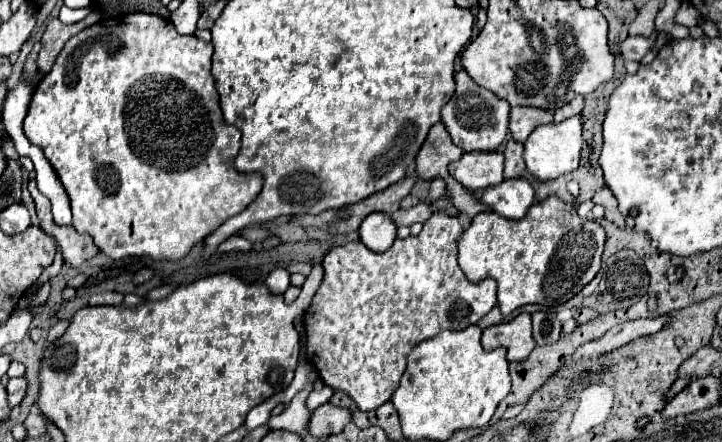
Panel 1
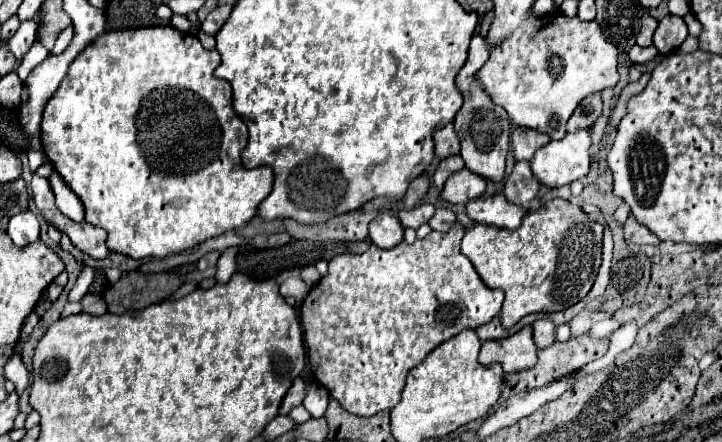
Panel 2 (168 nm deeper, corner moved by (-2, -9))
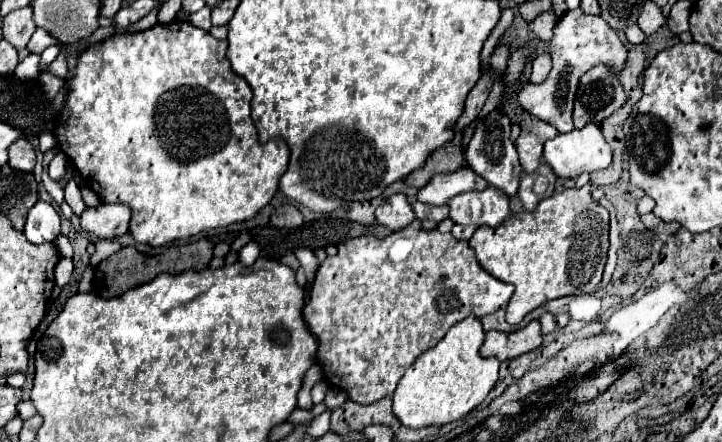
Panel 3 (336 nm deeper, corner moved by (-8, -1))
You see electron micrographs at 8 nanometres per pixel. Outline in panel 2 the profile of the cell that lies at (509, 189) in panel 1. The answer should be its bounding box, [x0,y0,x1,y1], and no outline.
[465,193,525,229]

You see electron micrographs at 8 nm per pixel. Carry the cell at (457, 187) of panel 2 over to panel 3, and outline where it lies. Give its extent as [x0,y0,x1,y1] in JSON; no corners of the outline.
[417,165,489,205]

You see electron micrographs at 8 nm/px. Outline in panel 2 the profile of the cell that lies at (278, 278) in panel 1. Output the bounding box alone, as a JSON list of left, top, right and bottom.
[281,277,309,303]

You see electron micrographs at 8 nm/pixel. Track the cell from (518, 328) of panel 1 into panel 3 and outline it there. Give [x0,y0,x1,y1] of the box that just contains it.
[481,321,541,361]

